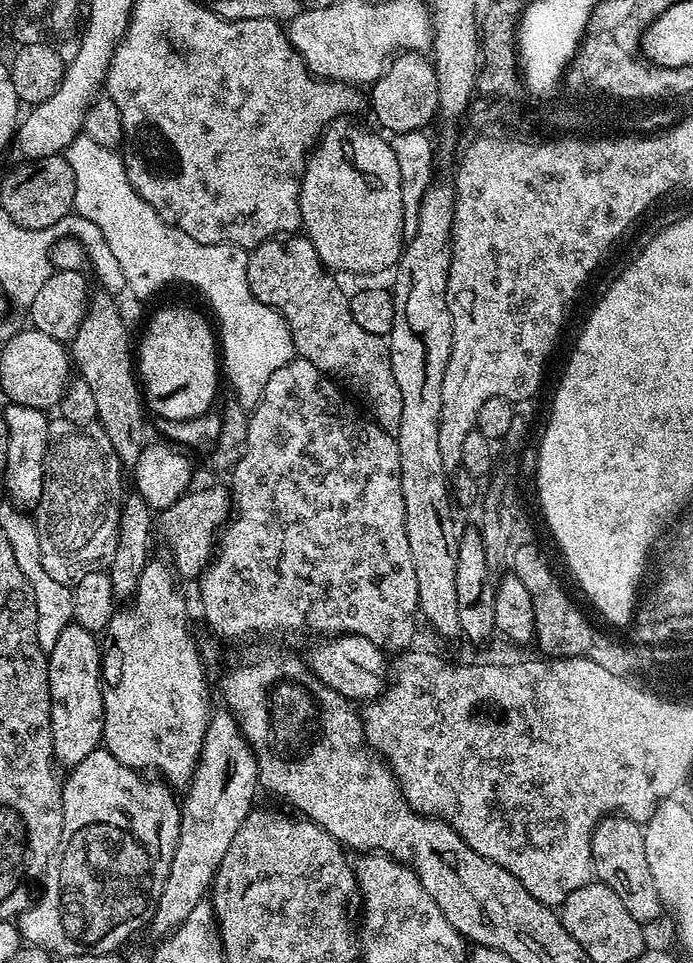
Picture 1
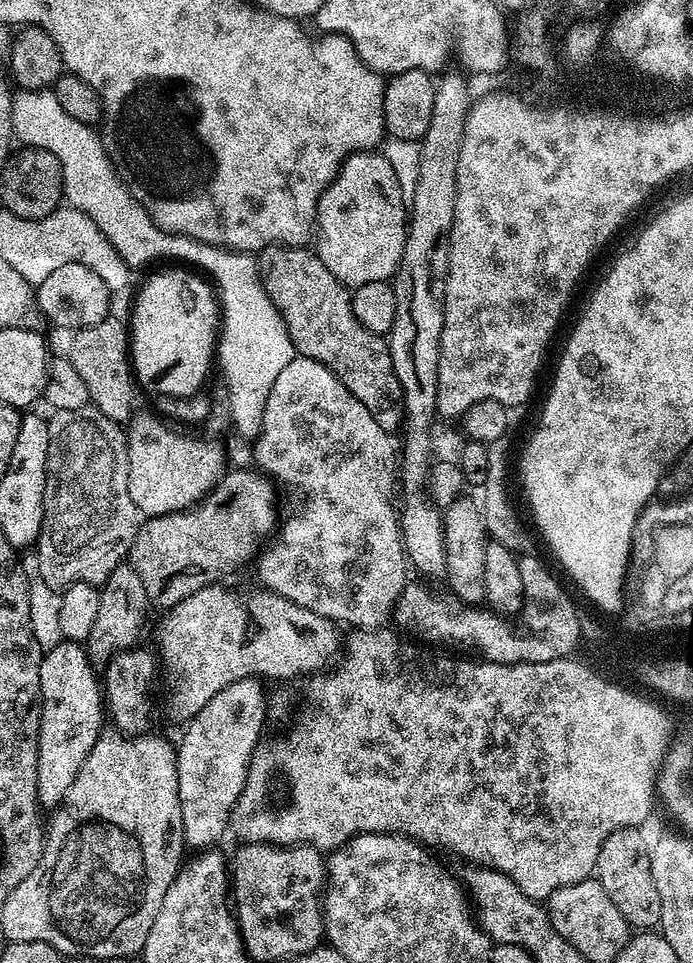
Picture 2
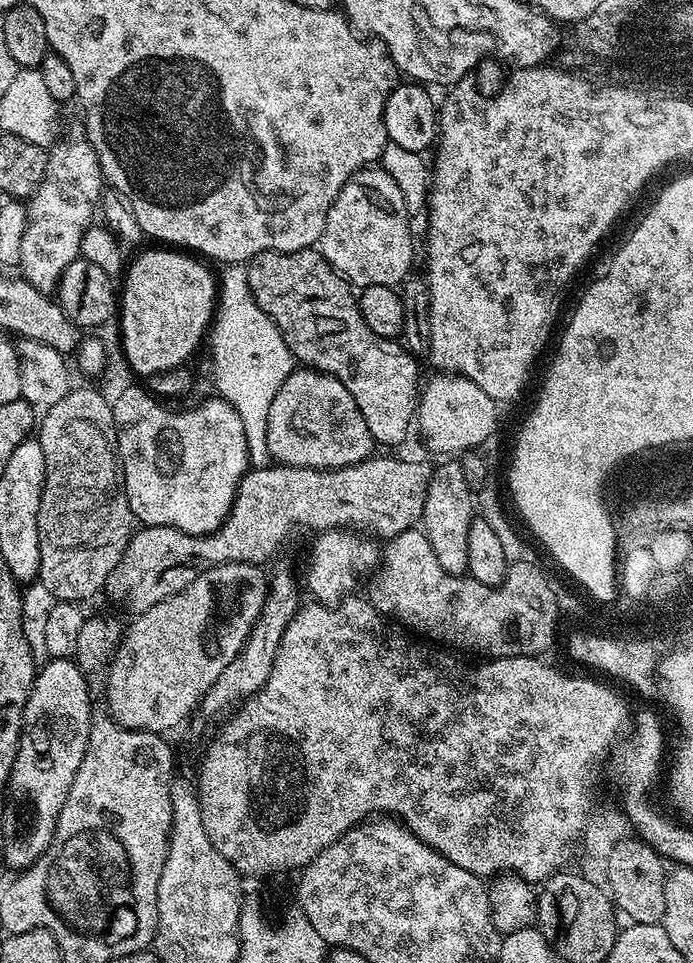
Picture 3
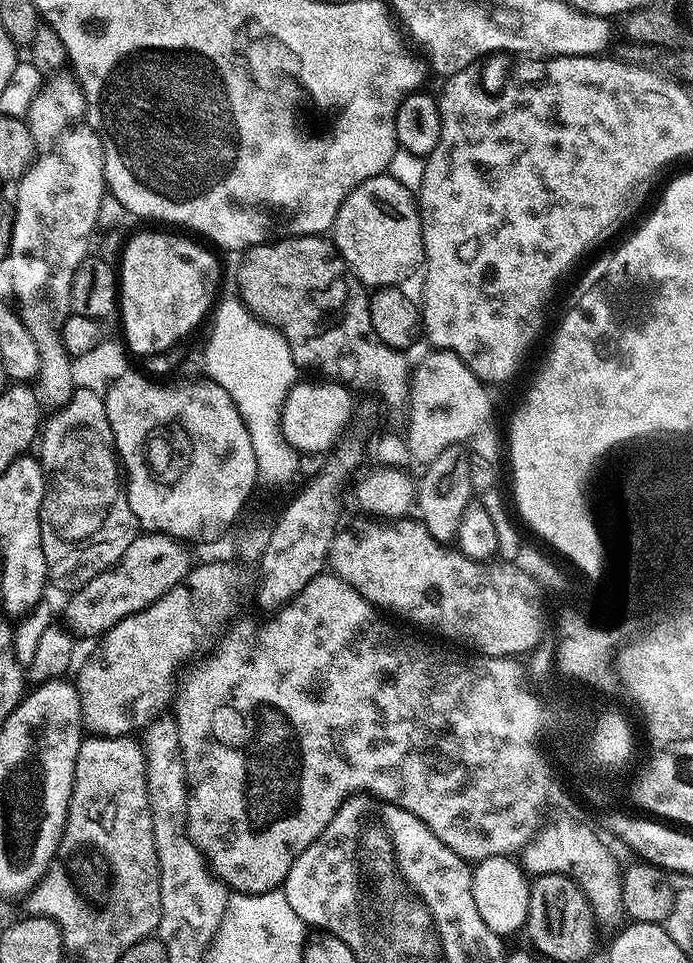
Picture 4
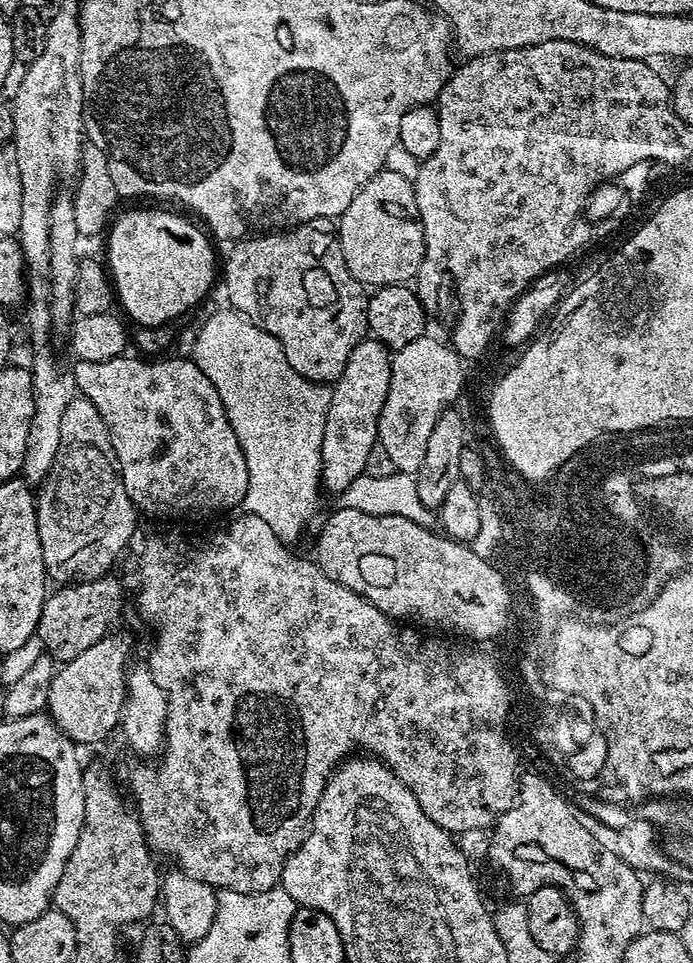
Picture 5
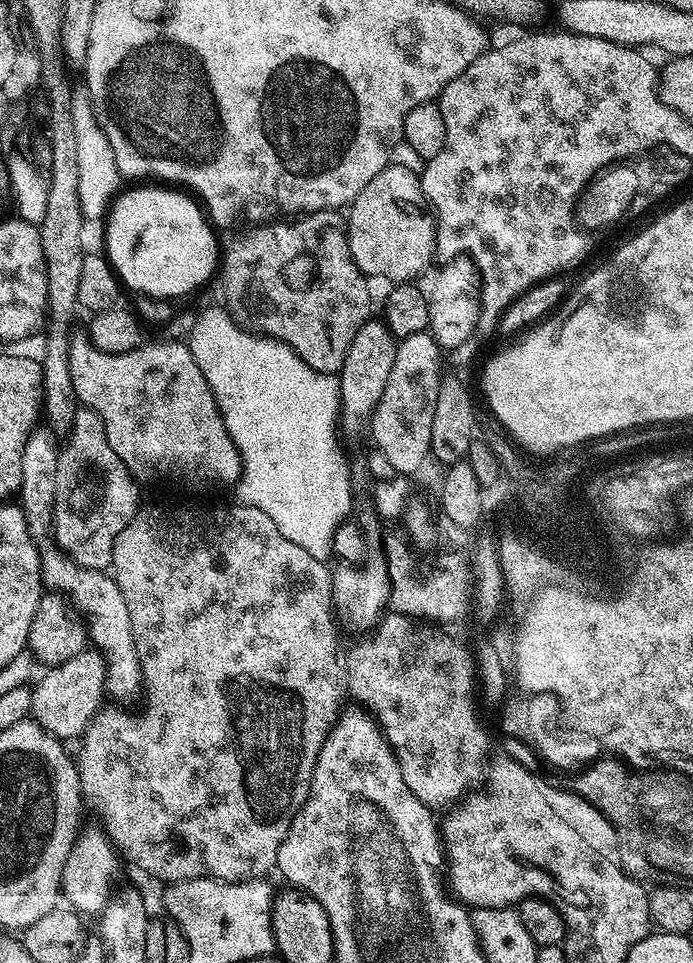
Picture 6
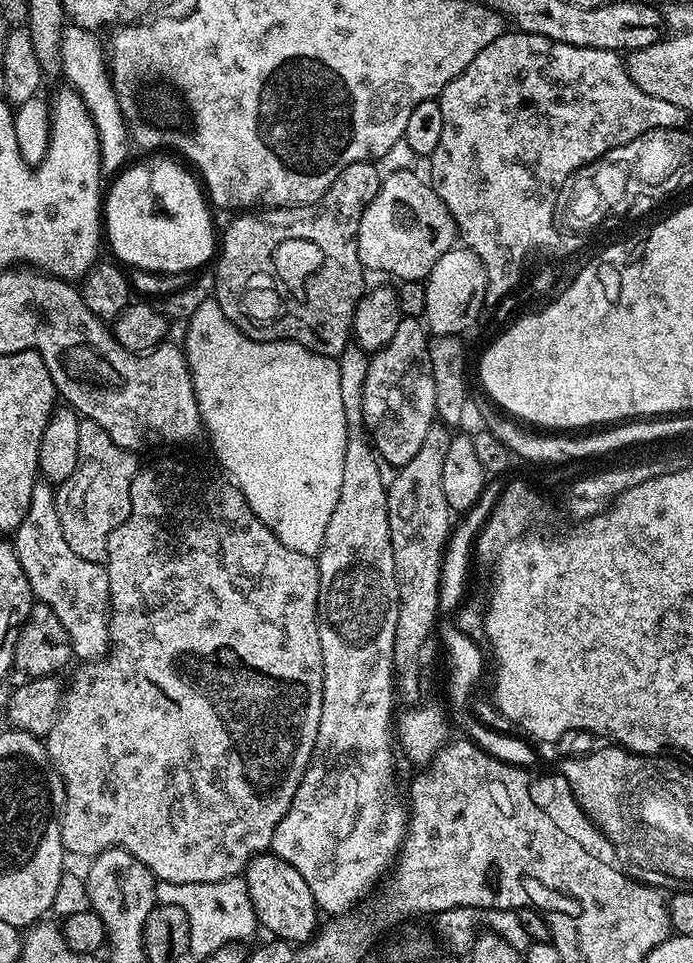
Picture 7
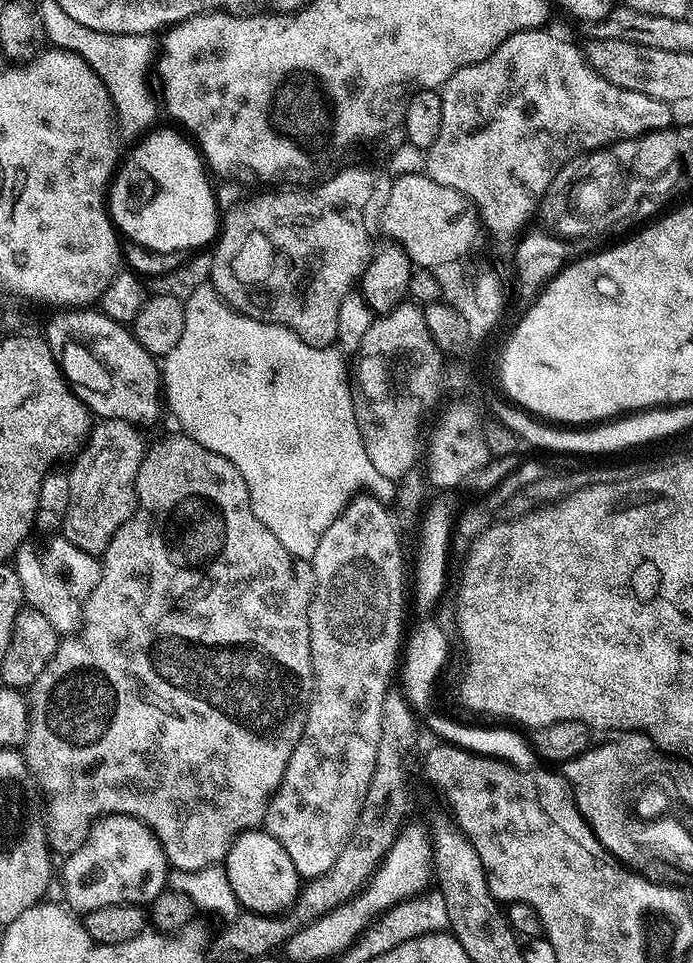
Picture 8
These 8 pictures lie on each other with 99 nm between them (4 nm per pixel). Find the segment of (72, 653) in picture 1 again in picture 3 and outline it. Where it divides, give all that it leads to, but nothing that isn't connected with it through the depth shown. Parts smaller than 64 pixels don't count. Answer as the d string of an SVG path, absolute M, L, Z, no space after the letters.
M75 659L47 661L49 664L39 669L36 680L28 695L24 707L24 725L20 731L20 745L14 758L14 766L8 779L8 795L4 808L4 860L15 870L23 870L38 859L50 846L50 838L54 834L54 826L58 822L58 814L66 802L66 794L70 794L70 786L74 782L74 774L78 774L78 766L82 766L82 758L86 754L86 746L90 738L94 701L88 693L88 683L78 670Z

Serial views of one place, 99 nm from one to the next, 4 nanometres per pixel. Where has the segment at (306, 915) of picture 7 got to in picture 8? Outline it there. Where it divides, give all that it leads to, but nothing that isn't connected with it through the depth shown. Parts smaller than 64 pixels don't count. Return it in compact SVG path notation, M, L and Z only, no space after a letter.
M249 830L240 833L240 837L232 844L227 856L224 857L222 867L226 878L230 878L230 890L234 890L234 898L241 909L257 912L263 916L280 916L287 913L300 897L302 878L294 862L290 862L290 854L282 850L282 842L278 842L278 838L274 838L266 831Z

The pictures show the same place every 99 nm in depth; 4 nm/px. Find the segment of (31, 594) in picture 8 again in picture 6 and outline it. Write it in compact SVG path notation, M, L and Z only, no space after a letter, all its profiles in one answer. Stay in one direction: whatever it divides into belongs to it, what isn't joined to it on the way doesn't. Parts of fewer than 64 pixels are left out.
M37 426L33 428L26 446L22 450L22 470L20 471L20 490L18 493L18 503L26 518L26 526L30 530L33 540L36 541L36 549L40 552L40 579L45 589L59 592L65 597L73 609L82 617L86 625L86 636L94 643L95 651L104 657L104 691L109 697L113 696L113 701L124 702L132 695L137 695L141 689L140 659L136 649L136 639L134 638L132 627L130 626L130 610L126 610L126 598L122 598L122 590L118 590L116 581L112 579L107 571L99 568L87 568L78 562L74 562L60 549L53 539L52 519L54 518L54 498L58 490L58 449L57 439L49 432L47 427Z

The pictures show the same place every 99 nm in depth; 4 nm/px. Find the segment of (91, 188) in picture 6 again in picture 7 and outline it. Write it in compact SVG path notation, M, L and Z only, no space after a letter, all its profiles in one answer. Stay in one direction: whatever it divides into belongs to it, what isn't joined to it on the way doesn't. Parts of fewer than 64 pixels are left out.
M69 23L61 34L61 71L63 79L86 102L86 110L92 116L94 126L98 130L98 146L100 147L100 167L105 173L116 174L129 163L128 148L130 137L128 123L124 120L122 110L118 106L116 91L112 85L112 74L106 59L106 48L95 31L91 28L79 28Z

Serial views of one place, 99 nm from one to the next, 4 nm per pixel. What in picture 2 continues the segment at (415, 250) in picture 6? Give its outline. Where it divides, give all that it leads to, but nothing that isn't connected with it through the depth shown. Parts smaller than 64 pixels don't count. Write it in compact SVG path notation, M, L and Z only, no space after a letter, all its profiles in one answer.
M376 150L347 156L340 165L340 173L333 178L316 207L314 248L326 270L345 286L388 280L400 267L405 231L406 197L402 194L398 174L394 174L394 166L390 166L387 158Z

